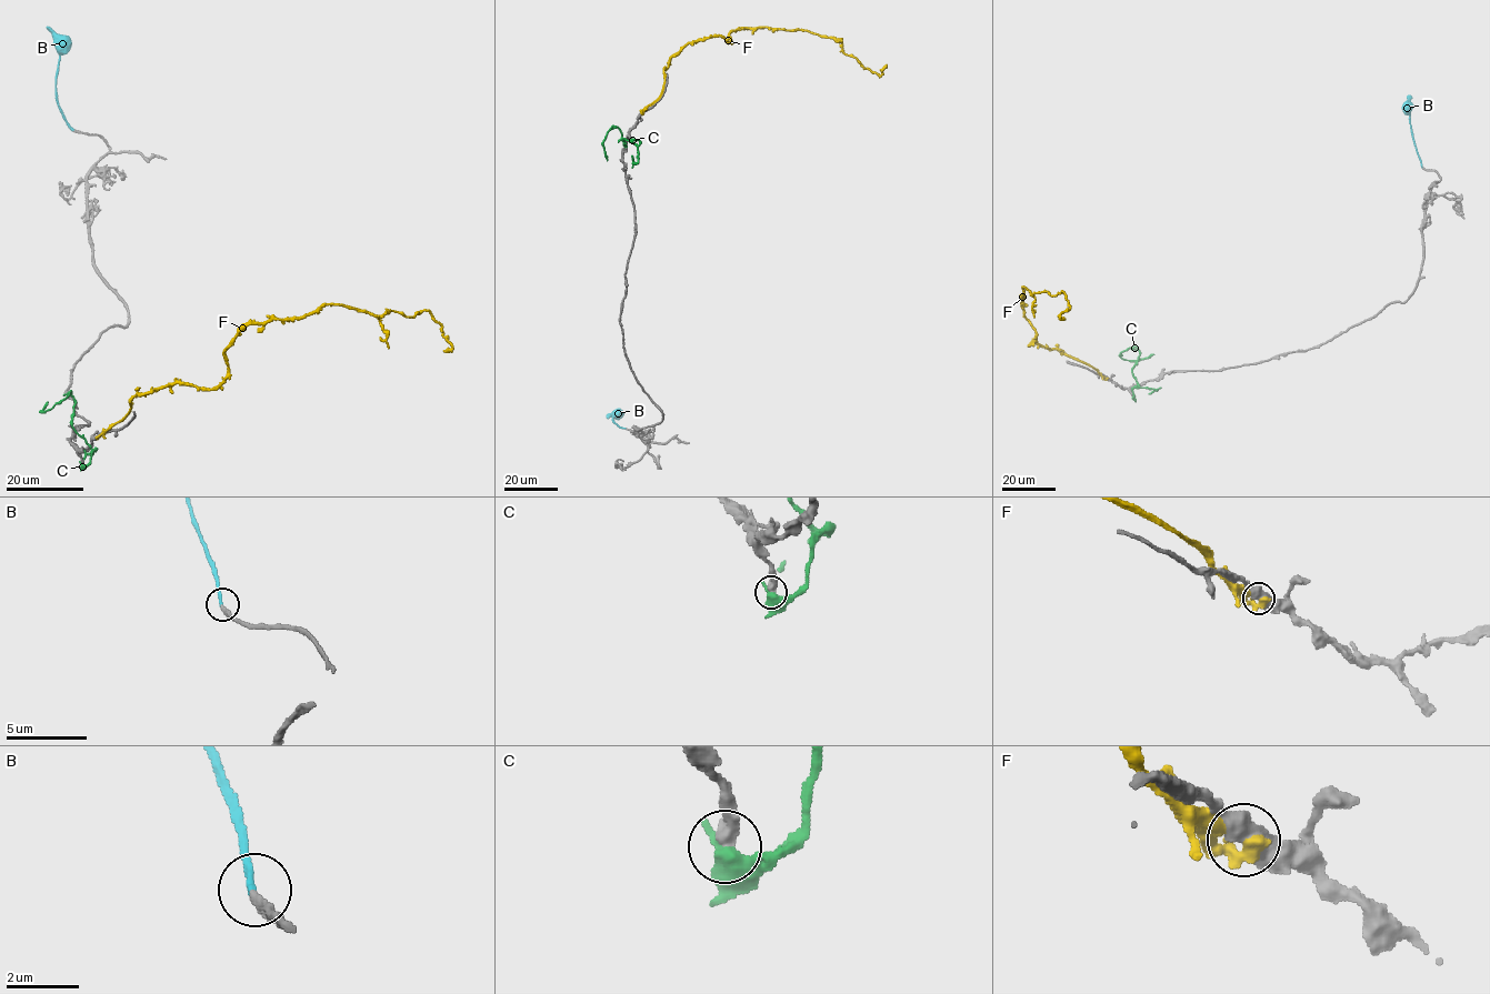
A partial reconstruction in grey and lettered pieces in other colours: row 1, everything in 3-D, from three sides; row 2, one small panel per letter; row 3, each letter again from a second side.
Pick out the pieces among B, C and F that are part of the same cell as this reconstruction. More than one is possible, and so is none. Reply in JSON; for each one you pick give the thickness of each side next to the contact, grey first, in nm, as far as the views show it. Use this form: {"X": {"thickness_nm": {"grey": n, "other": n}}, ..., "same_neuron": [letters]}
{"B": {"thickness_nm": {"grey": 240, "other": 240}}, "same_neuron": ["B"]}

